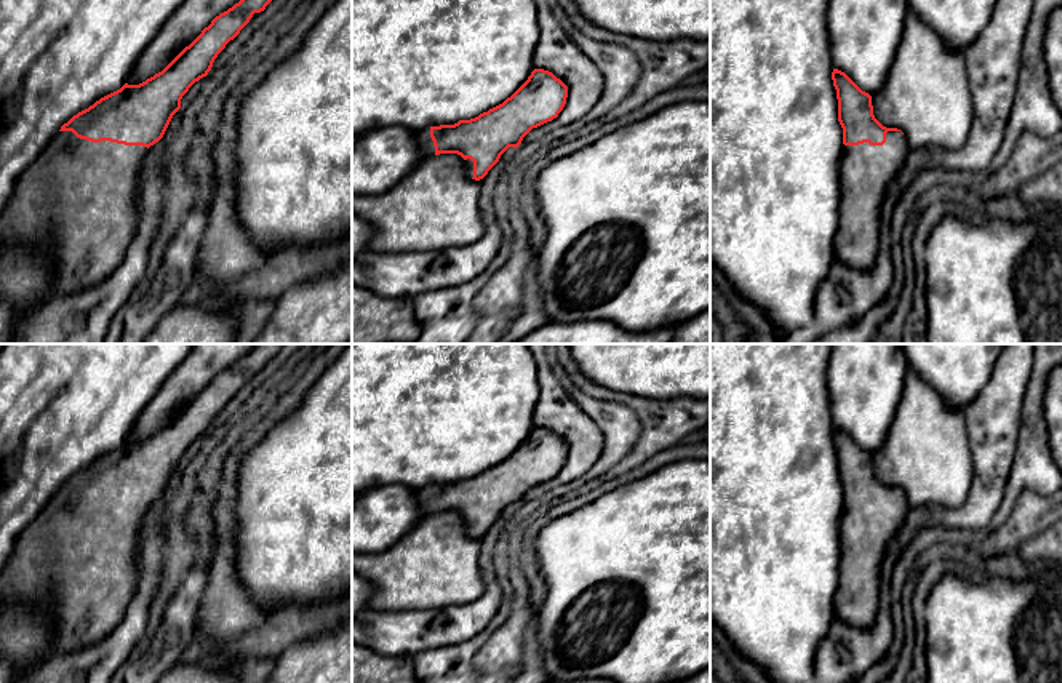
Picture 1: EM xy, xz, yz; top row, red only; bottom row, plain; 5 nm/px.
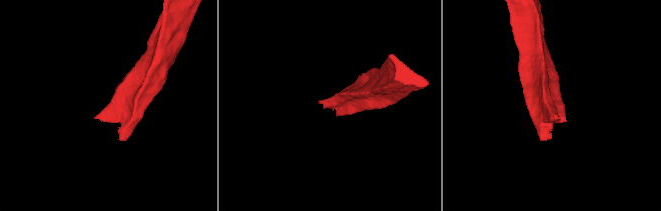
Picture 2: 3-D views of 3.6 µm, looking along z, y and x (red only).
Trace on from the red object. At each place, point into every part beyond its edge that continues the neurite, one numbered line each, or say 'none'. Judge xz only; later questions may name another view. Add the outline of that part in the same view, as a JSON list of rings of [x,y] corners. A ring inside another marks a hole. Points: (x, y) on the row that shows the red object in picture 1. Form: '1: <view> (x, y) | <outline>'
1: xz (424, 143) | [[[430,128],[414,130],[413,136],[414,136],[416,147],[422,158],[429,158],[429,157],[435,155],[435,146],[430,138]]]

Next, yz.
1: yz (866, 171) | [[[888,131],[883,146],[843,146],[838,162],[841,202],[833,246],[844,266],[859,270],[875,266],[881,206],[907,155],[908,146],[900,131]]]

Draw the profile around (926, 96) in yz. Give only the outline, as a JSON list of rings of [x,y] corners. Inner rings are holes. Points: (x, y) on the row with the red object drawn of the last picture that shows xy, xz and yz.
[[[908,8],[888,80],[872,94],[872,106],[883,126],[904,133],[908,150],[963,147],[974,117],[964,51],[952,50],[932,26]]]

